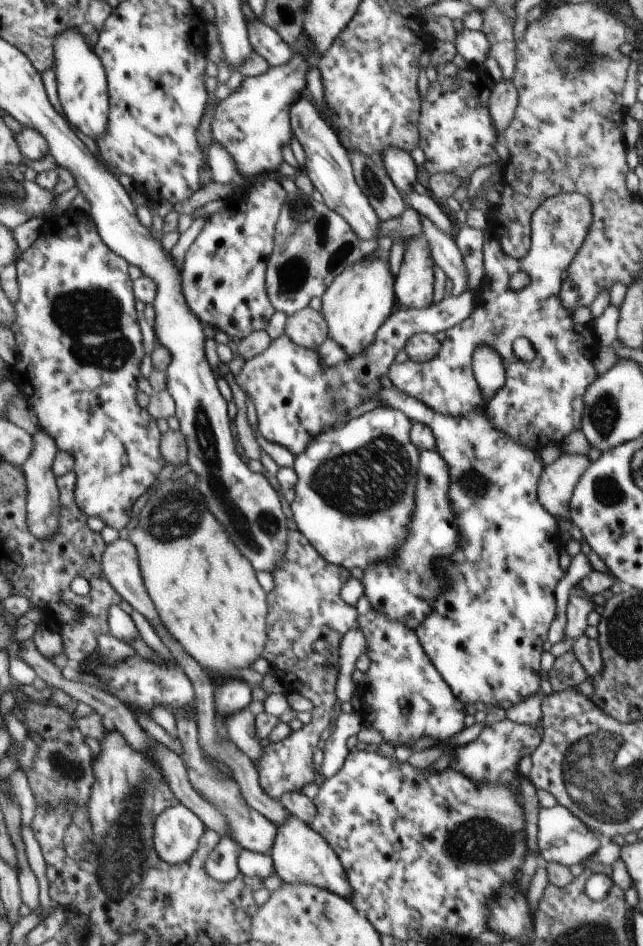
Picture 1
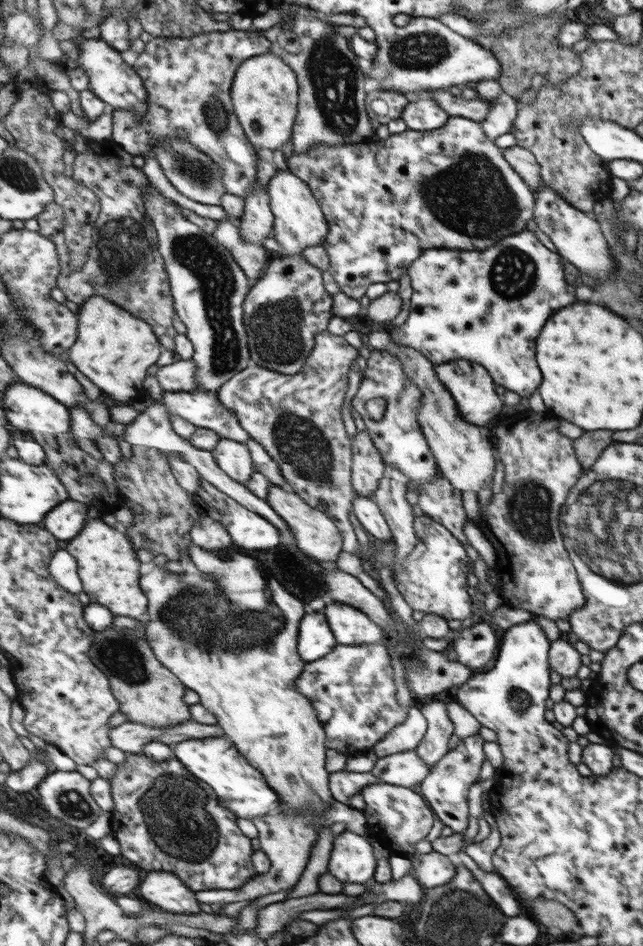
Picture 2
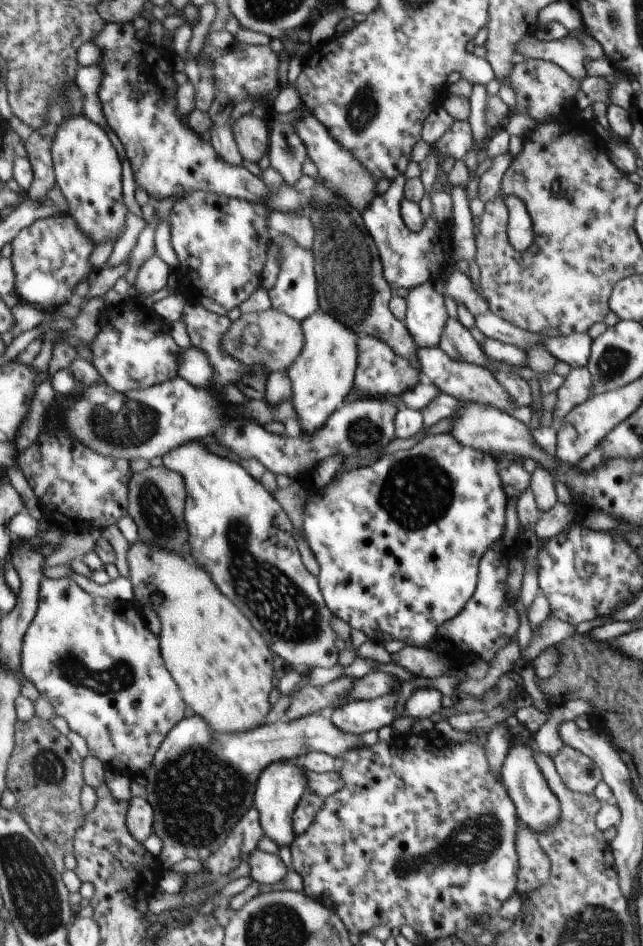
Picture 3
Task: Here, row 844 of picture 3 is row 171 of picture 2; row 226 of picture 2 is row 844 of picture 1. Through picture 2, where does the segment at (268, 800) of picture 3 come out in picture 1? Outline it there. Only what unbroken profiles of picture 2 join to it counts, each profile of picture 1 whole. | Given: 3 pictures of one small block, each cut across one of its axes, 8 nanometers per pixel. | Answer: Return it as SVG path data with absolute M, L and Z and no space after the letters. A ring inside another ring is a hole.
M299 817L292 818L282 827L275 839L271 856L274 860L277 875L285 883L303 883L315 885L334 892L336 895L351 899L353 885L350 883L347 869L335 849L308 823Z

